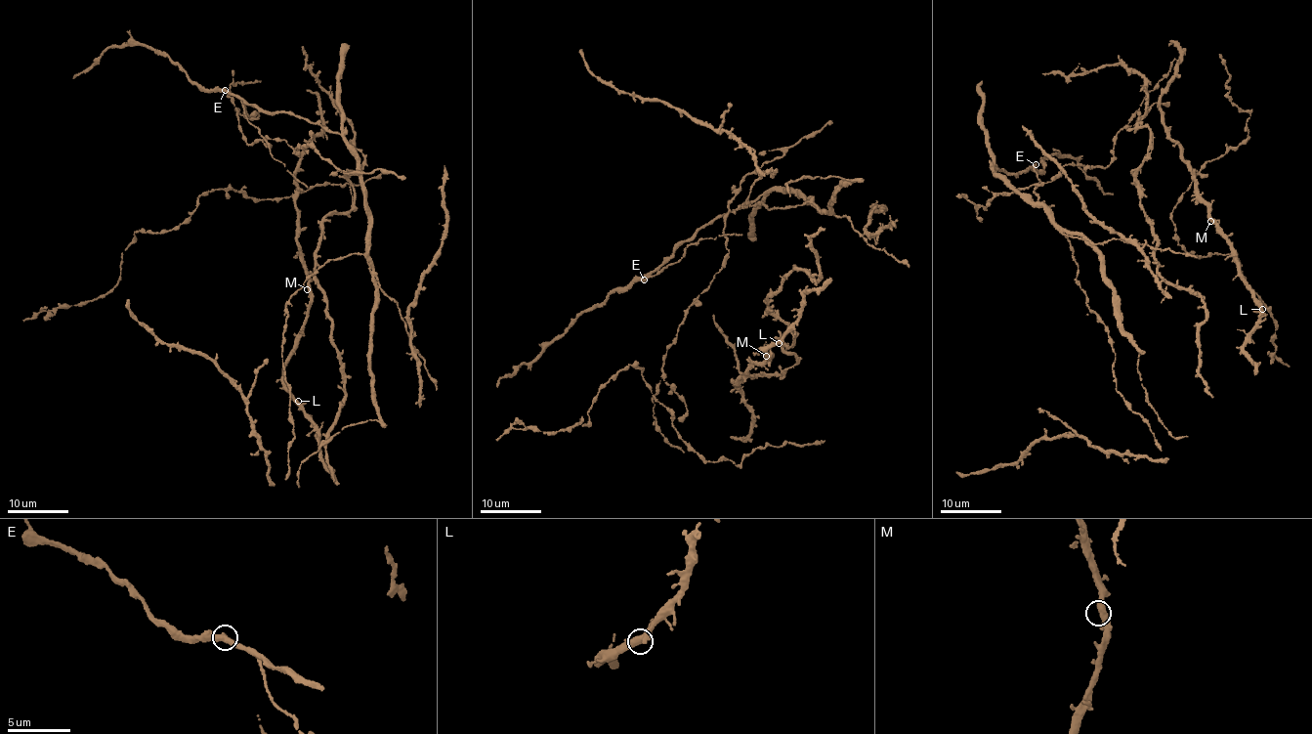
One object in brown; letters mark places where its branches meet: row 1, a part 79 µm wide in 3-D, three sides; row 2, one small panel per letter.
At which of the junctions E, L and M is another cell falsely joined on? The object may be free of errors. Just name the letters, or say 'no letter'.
E

